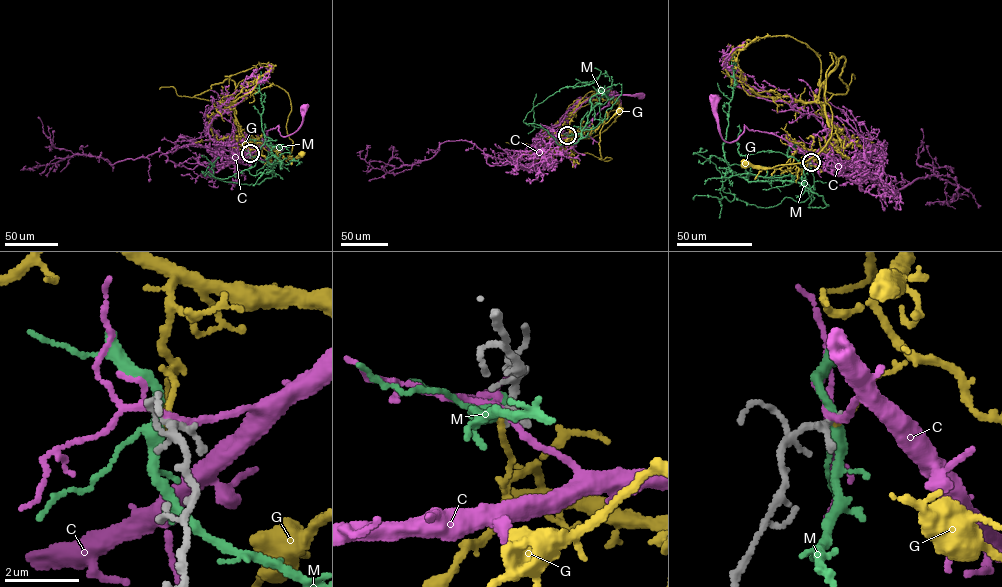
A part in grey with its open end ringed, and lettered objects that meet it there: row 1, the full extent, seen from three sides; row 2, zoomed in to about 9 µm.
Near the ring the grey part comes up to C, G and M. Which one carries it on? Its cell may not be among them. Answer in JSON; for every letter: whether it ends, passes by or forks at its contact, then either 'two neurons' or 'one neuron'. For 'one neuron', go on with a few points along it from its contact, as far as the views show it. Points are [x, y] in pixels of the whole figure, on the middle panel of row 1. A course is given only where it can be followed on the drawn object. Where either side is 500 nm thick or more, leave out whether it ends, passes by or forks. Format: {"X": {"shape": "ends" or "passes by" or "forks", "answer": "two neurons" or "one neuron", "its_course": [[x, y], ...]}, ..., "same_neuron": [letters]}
{"C": {"shape": "forks", "answer": "two neurons"}, "G": {"shape": "ends", "answer": "two neurons"}, "M": {"shape": "forks", "answer": "two neurons"}, "same_neuron": []}

